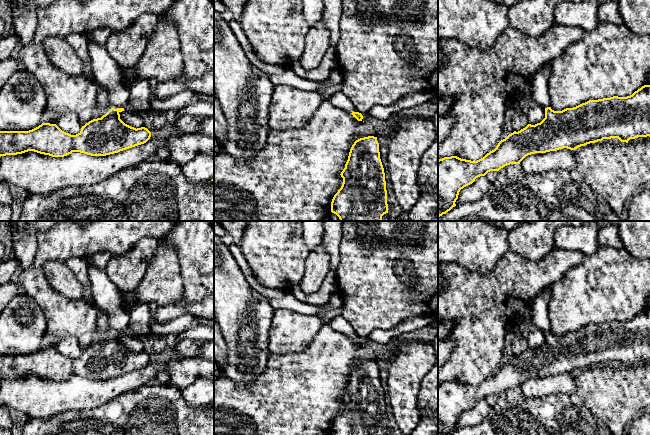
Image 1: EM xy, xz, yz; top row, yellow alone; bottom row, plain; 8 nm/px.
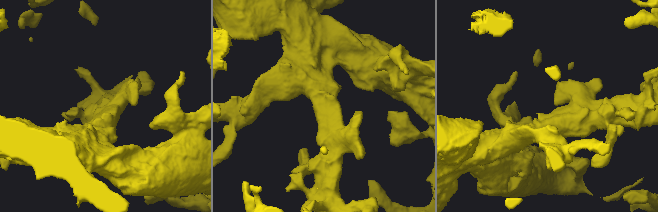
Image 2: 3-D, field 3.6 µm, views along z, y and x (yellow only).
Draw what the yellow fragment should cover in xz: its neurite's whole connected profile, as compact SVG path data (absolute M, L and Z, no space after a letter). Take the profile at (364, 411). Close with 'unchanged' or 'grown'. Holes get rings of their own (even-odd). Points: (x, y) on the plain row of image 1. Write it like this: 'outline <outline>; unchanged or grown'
outline M368 360L354 366L340 399L343 407L332 423L331 435L388 435L385 397L377 361Z; unchanged

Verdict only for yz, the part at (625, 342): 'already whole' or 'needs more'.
needs more

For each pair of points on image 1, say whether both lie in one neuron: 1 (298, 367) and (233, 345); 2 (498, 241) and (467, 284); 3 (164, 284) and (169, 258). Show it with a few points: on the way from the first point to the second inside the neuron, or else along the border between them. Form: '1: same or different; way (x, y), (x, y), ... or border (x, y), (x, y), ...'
1: different; border (270, 353), (266, 367), (258, 376)
2: different; border (498, 260), (488, 273), (473, 272), (455, 262)
3: same; way (164, 278), (165, 264)

